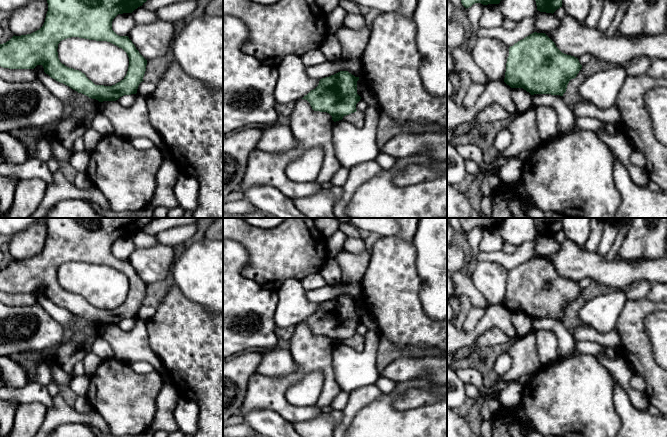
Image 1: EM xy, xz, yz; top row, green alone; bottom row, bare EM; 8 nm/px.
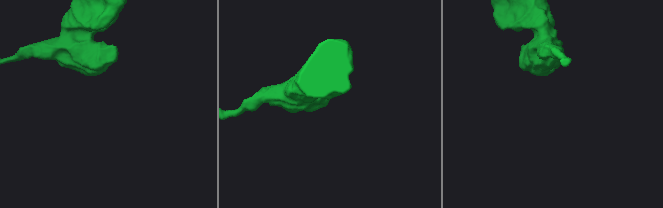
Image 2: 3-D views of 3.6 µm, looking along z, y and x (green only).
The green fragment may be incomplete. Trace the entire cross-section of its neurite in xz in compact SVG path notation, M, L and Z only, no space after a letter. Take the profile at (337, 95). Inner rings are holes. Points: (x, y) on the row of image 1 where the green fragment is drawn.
M340 71L320 79L318 86L302 99L307 100L314 111L327 112L334 122L356 112L361 97L357 94L357 81L348 71Z

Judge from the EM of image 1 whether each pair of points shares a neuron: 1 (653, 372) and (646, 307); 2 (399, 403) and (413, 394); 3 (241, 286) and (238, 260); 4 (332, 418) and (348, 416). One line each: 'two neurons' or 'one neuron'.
1: one neuron
2: one neuron
3: one neuron
4: two neurons

